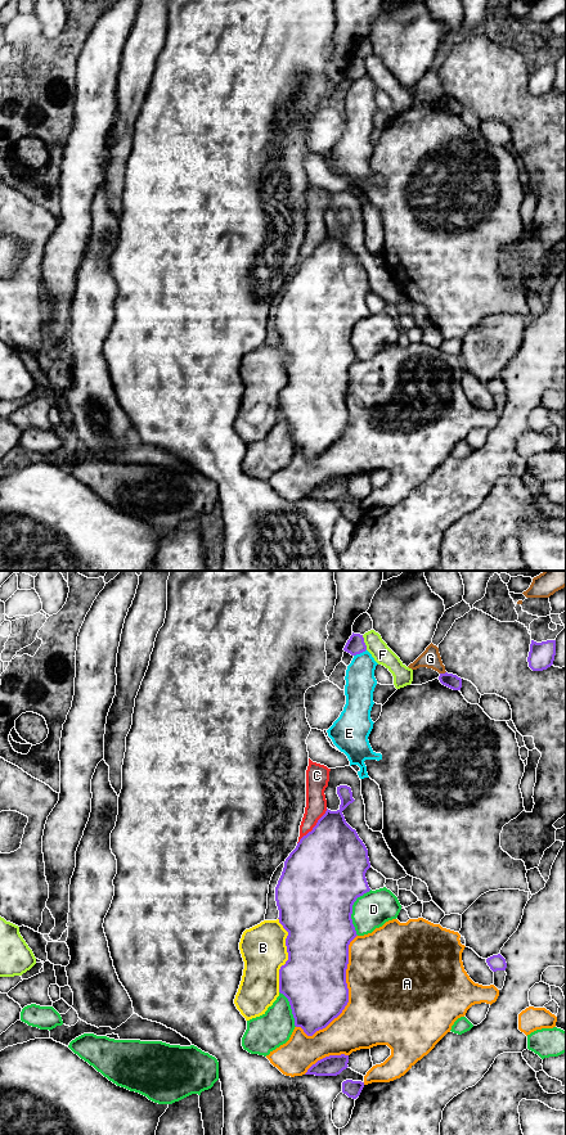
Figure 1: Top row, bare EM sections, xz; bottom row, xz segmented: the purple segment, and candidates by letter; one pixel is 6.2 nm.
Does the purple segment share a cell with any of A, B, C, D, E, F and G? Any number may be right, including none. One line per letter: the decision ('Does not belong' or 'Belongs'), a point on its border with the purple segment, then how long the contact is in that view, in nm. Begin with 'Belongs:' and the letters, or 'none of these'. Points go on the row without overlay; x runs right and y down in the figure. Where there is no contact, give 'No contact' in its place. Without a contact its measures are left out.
Belongs: none of these
A: Does not belong. Touches purple at xz (347, 414). Shared border 700 nm
B: Does not belong. Touches purple at xz (288, 379). Shared border 460 nm
C: Does not belong. Touches purple at xz (314, 251). Shared border 300 nm
D: Does not belong. Touches purple at xz (351, 334). Shared border 300 nm
E: Does not belong. Touches purple at xz (359, 77). Shared border 90 nm
F: Does not belong. Touches purple at xz (364, 67). Shared border 100 nm
G: Does not belong. Touches purple at xz (443, 98). Shared border 40 nm

